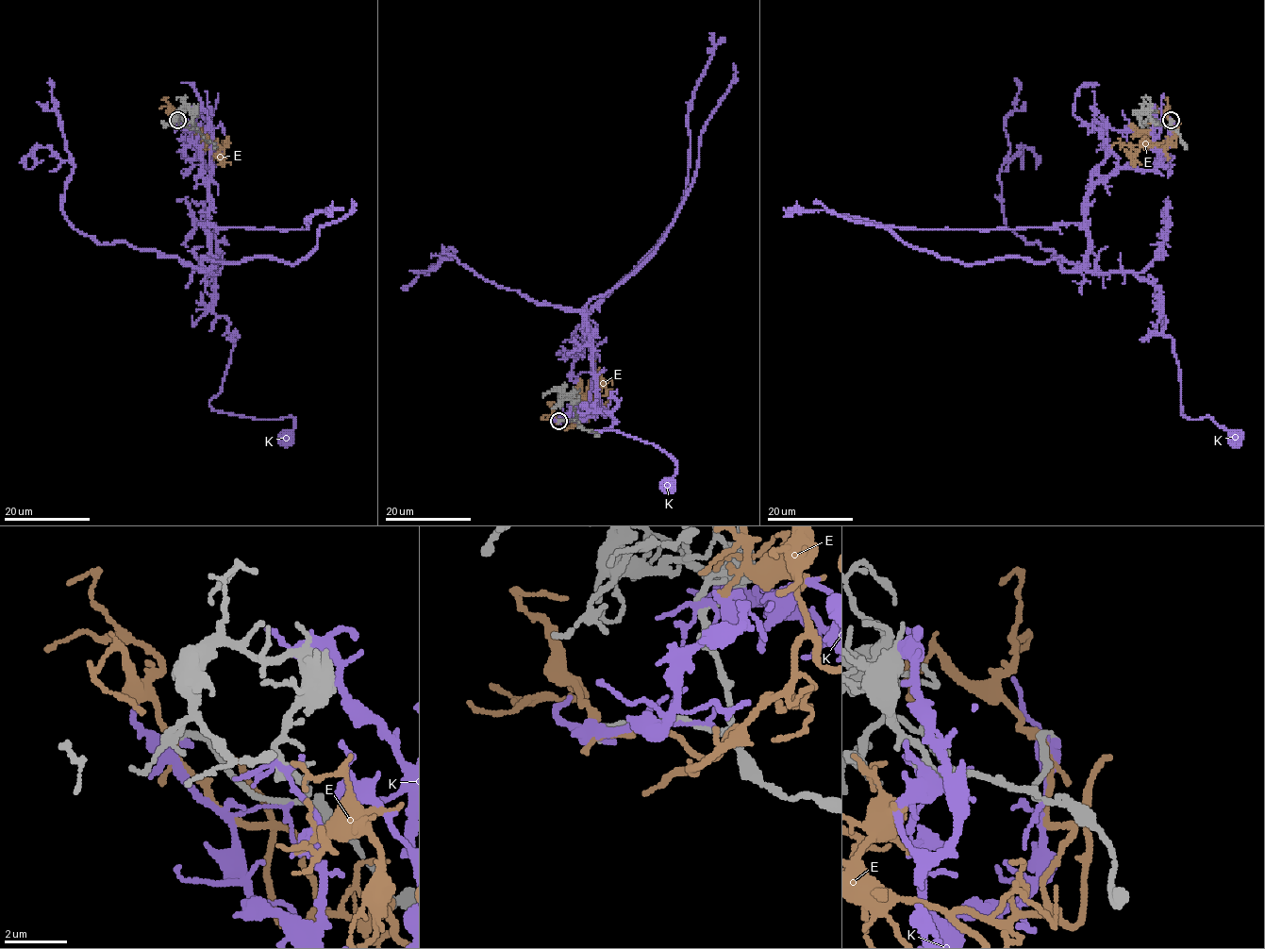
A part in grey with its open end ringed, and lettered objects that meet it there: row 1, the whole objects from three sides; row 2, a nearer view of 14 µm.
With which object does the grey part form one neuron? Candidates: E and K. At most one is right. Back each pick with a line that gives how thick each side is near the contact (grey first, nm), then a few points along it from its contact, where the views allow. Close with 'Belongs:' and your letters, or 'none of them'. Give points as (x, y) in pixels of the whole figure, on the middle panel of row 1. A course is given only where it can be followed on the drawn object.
E: 220 nm thick on the grey side, 180 nm on the other; it runs (558, 421), (574, 424), (604, 394), (605, 385), (590, 359)
Belongs: E

